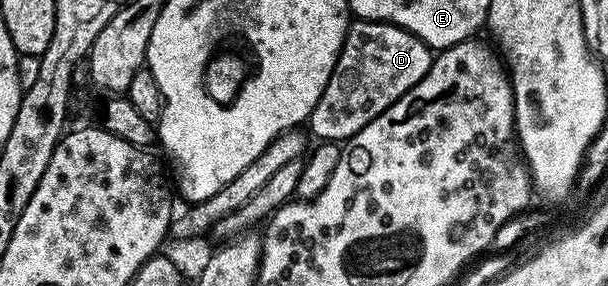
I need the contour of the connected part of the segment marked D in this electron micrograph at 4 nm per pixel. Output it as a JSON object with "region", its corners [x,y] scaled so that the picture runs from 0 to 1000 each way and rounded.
{"region":[[[582,70],[576,84],[567,147],[561,168],[558,206],[551,220],[551,248],[544,248],[544,276],[525,346],[525,360],[512,388],[505,427],[510,469],[528,479],[530,497],[553,493],[566,500],[582,479],[604,430],[615,423],[625,395],[637,388],[658,346],[683,290],[689,290],[712,231],[715,185],[704,157],[692,147],[679,115],[671,115],[663,94],[645,87],[641,73],[595,73]]]}

